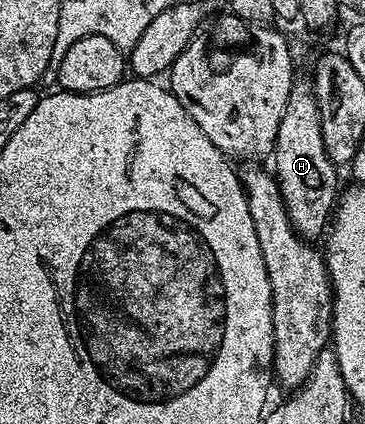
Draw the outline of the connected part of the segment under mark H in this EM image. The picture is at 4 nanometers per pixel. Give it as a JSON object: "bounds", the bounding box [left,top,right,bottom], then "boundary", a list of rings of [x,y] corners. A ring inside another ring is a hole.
{"bounds":[272,83,340,242],"boundary":[[[296,83],[288,95],[288,107],[284,107],[284,119],[280,119],[280,131],[276,131],[272,172],[278,180],[280,195],[288,211],[288,219],[294,230],[306,241],[317,242],[327,232],[340,196],[340,180],[337,165],[324,147],[324,135],[320,131],[320,111],[309,84]]]}

